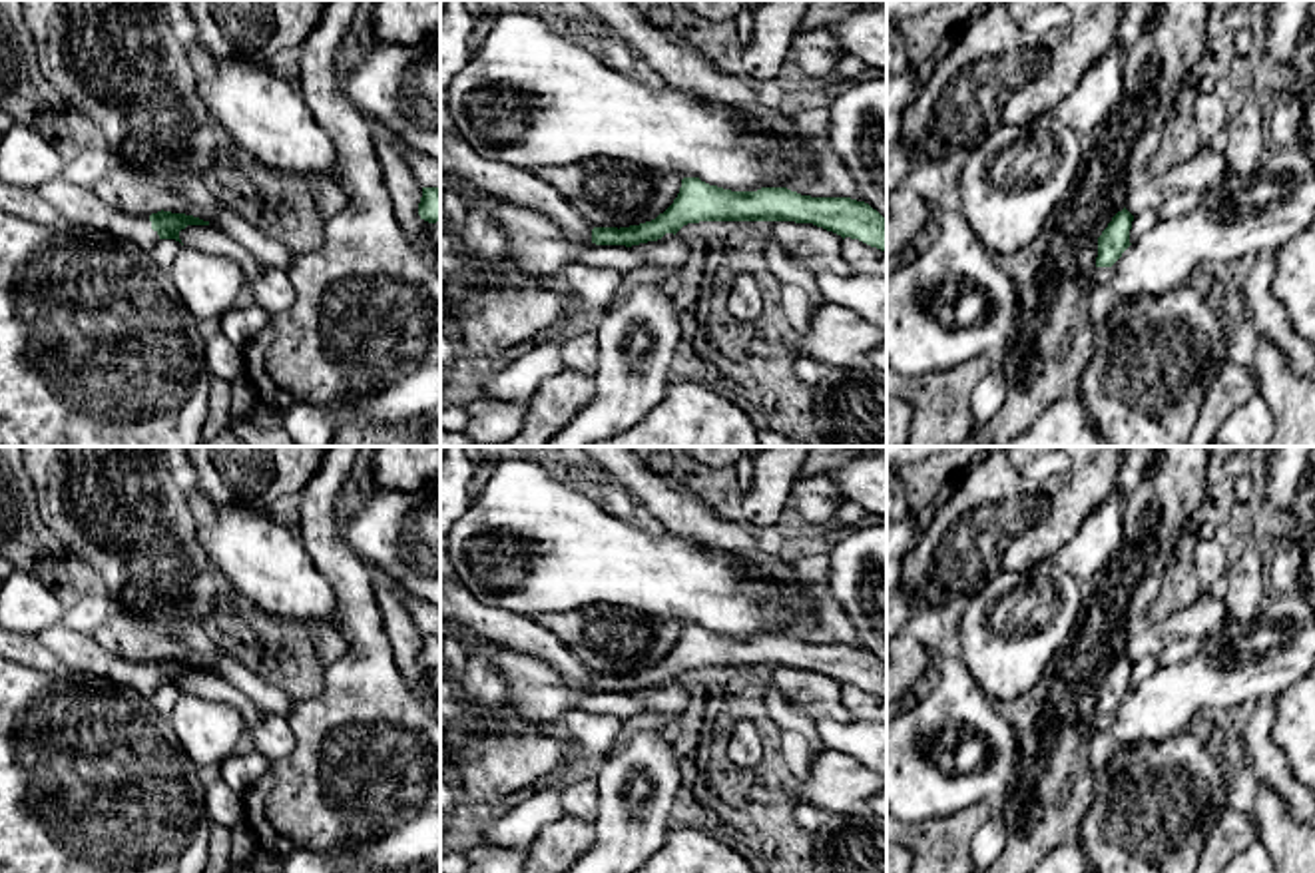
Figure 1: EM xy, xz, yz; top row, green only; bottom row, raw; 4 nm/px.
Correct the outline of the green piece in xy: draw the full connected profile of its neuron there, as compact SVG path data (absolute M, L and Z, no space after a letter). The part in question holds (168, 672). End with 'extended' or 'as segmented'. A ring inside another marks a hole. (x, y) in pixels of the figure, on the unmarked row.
M54 624L36 634L38 642L50 650L60 666L78 674L92 674L112 680L114 684L132 686L139 696L151 698L159 686L179 686L187 672L209 672L193 662L157 658L151 662L130 662L102 648L92 634L76 632L68 626Z | extended

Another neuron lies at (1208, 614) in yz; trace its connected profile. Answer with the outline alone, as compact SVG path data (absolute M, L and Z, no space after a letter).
M1215 590L1154 626L1136 628L1126 656L1136 662L1144 656L1158 656L1164 648L1180 640L1209 638L1215 632L1225 632L1225 620L1225 598L1221 590Z

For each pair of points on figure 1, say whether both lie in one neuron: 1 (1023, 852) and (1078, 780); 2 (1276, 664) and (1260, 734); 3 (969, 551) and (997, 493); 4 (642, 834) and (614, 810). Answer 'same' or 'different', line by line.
1: same
2: different
3: same
4: same

